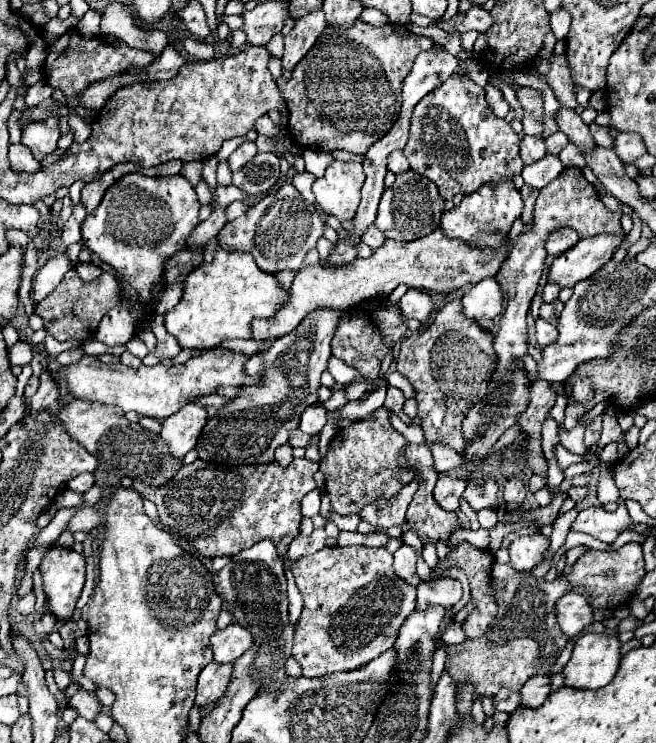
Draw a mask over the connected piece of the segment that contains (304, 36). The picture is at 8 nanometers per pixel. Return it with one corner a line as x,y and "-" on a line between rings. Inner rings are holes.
312,12
300,20
296,20
294,30
284,36
284,56
282,56
282,66
286,70
292,70
306,54
308,50
318,42
326,28
324,12

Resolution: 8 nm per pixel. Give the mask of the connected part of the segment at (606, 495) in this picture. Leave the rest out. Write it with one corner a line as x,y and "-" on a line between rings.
608,464
600,466
602,474
600,474
600,482
597,485
597,497
602,505
615,502
620,498
618,488
616,488
612,476
608,474
608,468
610,468

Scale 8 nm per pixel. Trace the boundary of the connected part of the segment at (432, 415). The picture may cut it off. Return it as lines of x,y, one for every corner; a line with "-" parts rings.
460,300
448,302
444,308
436,312
436,316
428,326
424,326
420,332
410,334
408,338
402,340
400,354
396,358
396,370
404,374
416,390
418,416
422,418
422,430
428,442
448,444
456,452
464,450
466,444
462,438
462,420
468,414
468,408
472,408
476,402
484,398
494,366
496,366
496,354
492,348
492,336
480,330
476,322
464,320
464,316
460,314

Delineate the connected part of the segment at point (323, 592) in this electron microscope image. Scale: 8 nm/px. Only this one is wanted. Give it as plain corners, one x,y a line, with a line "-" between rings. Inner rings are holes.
326,546
312,556
304,556
290,566
296,586
304,598
304,608
296,624
292,656
302,666
302,676
322,678
336,672
350,672
372,662
394,646
396,632
406,616
416,608
416,588
400,580
392,570
392,554
384,548
368,546

